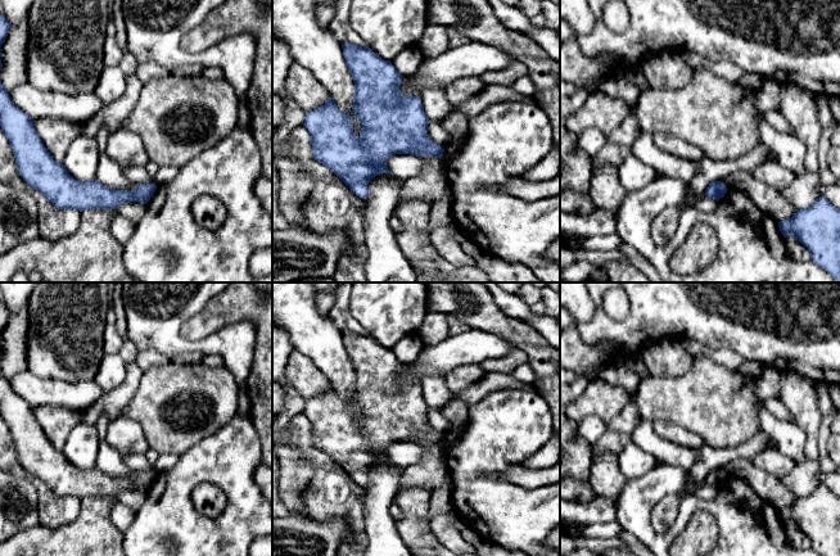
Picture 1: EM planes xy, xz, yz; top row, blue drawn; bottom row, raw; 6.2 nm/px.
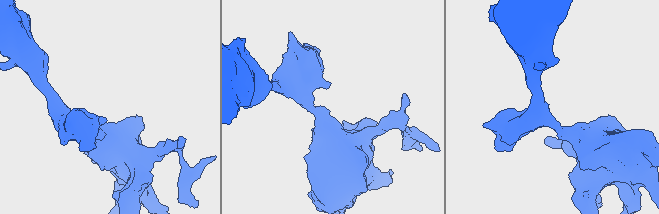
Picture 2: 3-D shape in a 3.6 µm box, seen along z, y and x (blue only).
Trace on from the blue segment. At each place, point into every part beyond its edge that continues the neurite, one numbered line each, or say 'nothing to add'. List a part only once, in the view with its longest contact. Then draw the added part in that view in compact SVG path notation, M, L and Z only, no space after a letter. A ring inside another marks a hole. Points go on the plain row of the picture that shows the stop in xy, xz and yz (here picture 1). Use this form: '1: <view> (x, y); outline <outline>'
nothing to add

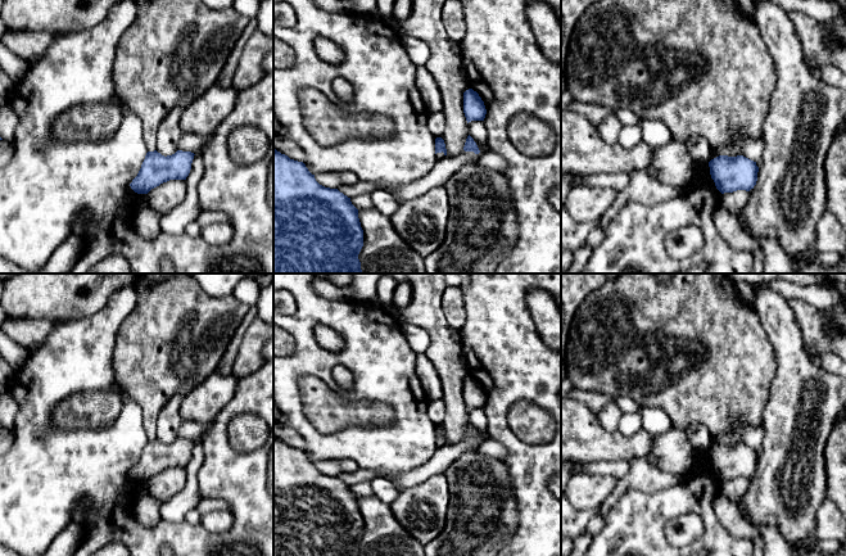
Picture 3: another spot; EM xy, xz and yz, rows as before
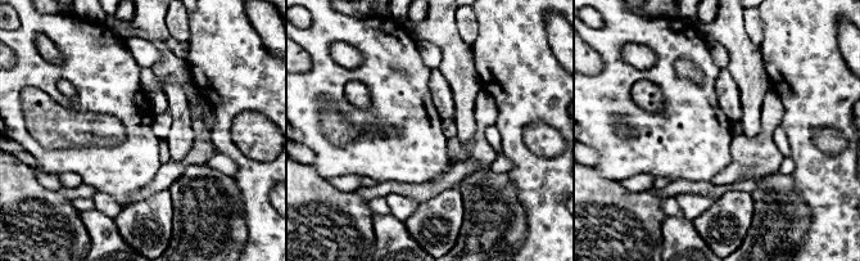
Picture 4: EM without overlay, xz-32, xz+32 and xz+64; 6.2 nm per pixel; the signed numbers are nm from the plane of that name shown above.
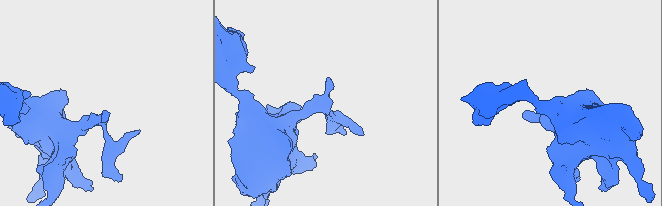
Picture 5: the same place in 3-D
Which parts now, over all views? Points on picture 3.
nothing to add

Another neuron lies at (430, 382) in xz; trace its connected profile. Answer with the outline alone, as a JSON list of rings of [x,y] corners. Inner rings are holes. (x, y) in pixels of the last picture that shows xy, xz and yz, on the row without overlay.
[[[425,353],[417,354],[416,375],[420,379],[422,390],[429,402],[439,401],[443,397],[440,378]]]

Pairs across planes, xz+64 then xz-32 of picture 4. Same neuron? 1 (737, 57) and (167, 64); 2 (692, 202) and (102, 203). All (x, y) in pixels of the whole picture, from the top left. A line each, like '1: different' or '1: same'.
1: same
2: same

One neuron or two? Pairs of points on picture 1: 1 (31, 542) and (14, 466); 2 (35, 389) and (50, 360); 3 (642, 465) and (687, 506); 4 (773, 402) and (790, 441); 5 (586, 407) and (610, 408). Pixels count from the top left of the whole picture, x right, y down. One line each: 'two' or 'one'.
1: two
2: two
3: two
4: two
5: one

